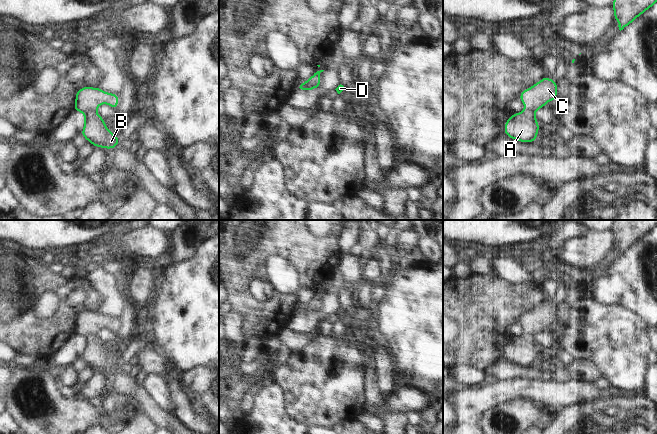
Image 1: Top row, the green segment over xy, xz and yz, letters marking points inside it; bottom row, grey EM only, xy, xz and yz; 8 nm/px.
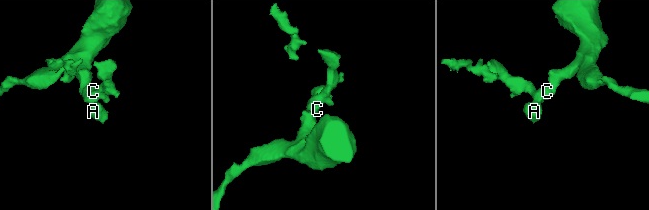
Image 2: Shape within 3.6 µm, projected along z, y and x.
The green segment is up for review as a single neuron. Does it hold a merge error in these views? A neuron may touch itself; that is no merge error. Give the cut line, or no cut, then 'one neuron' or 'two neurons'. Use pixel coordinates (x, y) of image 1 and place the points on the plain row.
no cut | one neuron

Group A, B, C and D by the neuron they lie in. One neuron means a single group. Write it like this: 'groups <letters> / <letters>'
groups A B C D

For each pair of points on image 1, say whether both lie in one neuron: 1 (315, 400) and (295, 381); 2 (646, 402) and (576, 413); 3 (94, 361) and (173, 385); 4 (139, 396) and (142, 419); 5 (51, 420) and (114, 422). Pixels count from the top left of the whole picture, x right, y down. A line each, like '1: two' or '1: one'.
1: one
2: one
3: two
4: two
5: one

